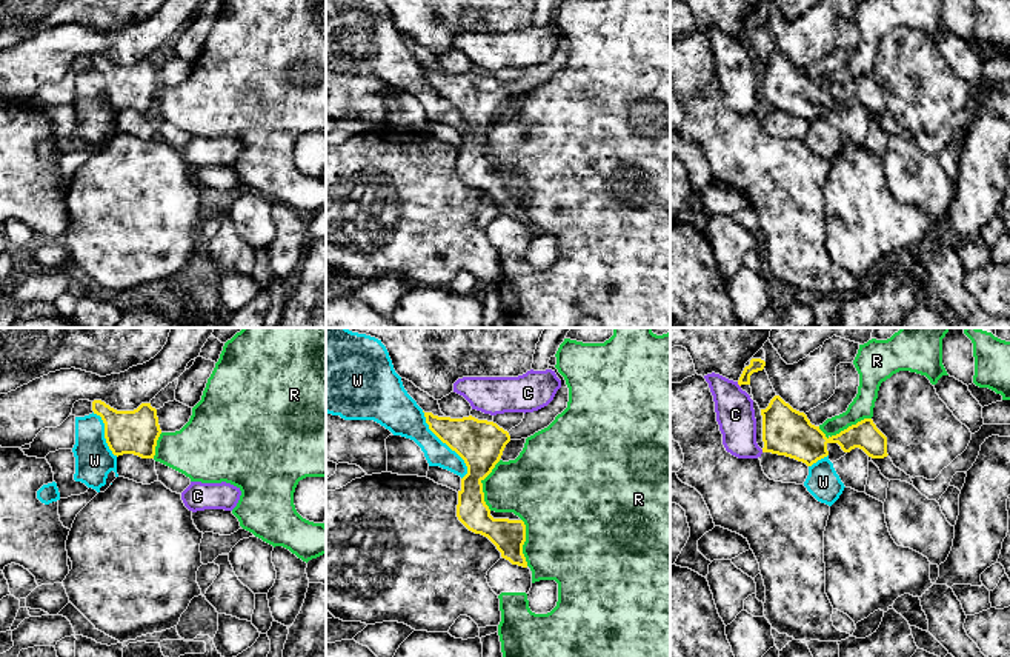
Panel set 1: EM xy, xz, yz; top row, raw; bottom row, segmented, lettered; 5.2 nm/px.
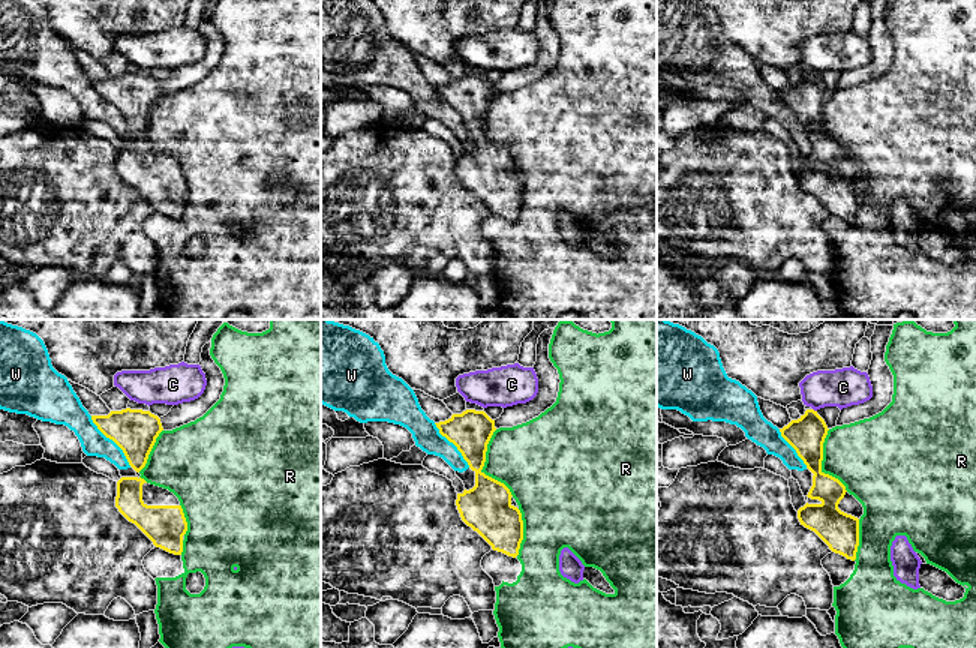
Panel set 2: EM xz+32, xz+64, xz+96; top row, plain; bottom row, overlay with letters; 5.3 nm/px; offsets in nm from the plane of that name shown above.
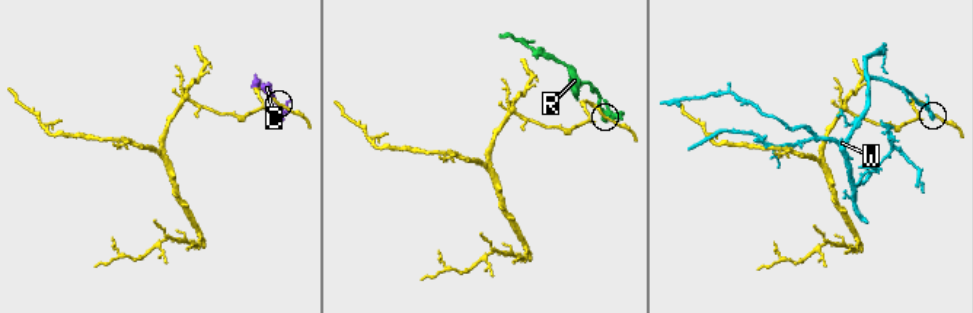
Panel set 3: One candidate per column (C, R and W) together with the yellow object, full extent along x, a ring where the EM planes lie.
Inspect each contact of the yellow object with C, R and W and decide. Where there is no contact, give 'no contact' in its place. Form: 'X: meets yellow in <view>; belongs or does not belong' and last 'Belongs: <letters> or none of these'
C: meets yellow in yz; does not belong
R: meets yellow in yz; does not belong
W: meets yellow in xz; does not belong
Belongs: none of these

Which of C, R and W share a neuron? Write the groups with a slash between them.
C / R / W

